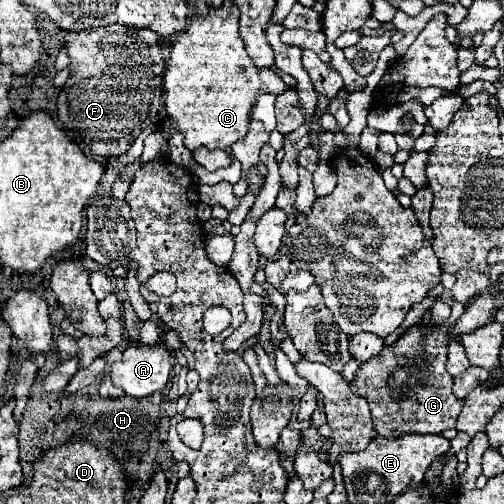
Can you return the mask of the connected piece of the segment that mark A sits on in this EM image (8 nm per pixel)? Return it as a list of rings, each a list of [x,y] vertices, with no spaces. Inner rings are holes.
[[[132,345],[122,361],[112,363],[112,383],[132,397],[148,397],[166,387],[172,357],[164,345]]]

